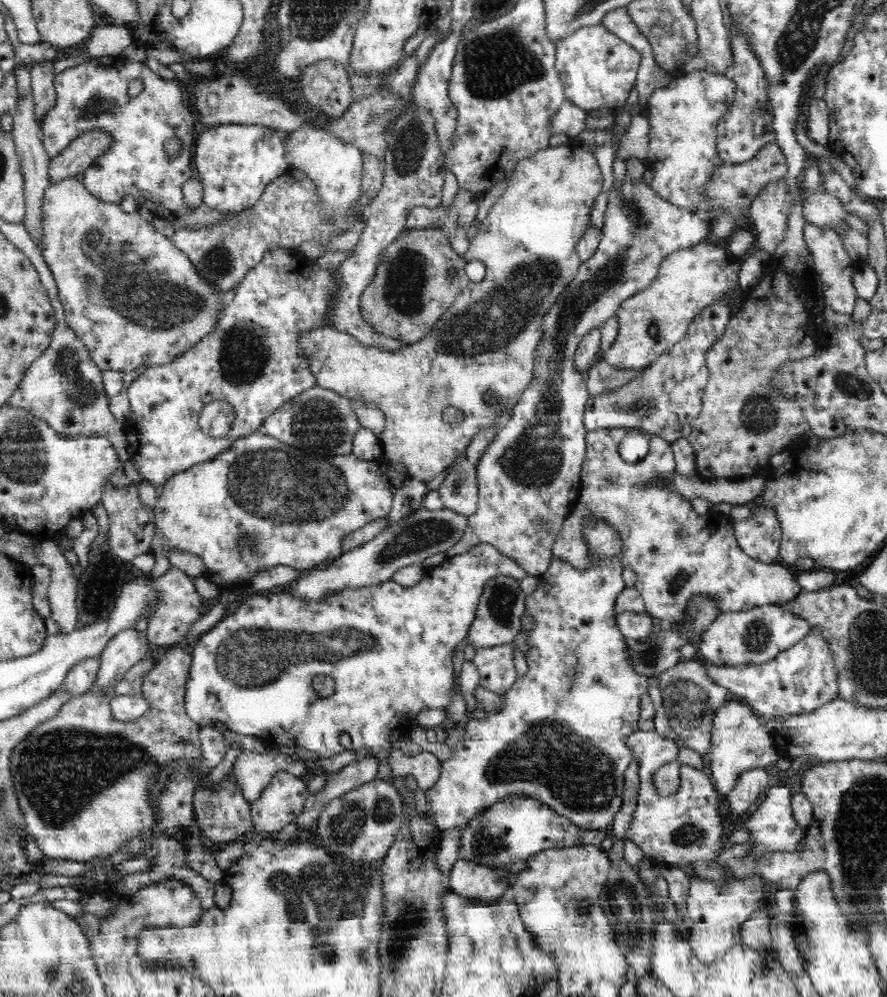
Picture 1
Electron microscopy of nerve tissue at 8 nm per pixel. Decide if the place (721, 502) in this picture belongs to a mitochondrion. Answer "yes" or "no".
no

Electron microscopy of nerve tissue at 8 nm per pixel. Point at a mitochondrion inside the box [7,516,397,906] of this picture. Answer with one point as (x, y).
(63, 770)

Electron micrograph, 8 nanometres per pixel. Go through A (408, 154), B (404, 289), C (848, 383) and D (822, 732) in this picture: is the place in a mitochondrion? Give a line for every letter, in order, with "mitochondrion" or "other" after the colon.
A: mitochondrion
B: mitochondrion
C: mitochondrion
D: other

